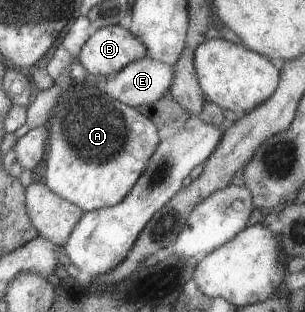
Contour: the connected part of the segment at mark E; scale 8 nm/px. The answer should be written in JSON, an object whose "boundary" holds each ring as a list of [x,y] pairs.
{"boundary":[[[145,56],[137,61],[132,61],[113,74],[113,78],[105,83],[98,85],[97,89],[109,95],[113,99],[124,103],[133,108],[149,107],[158,99],[163,97],[163,94],[170,89],[173,83],[173,67],[161,61],[153,61]]]}

